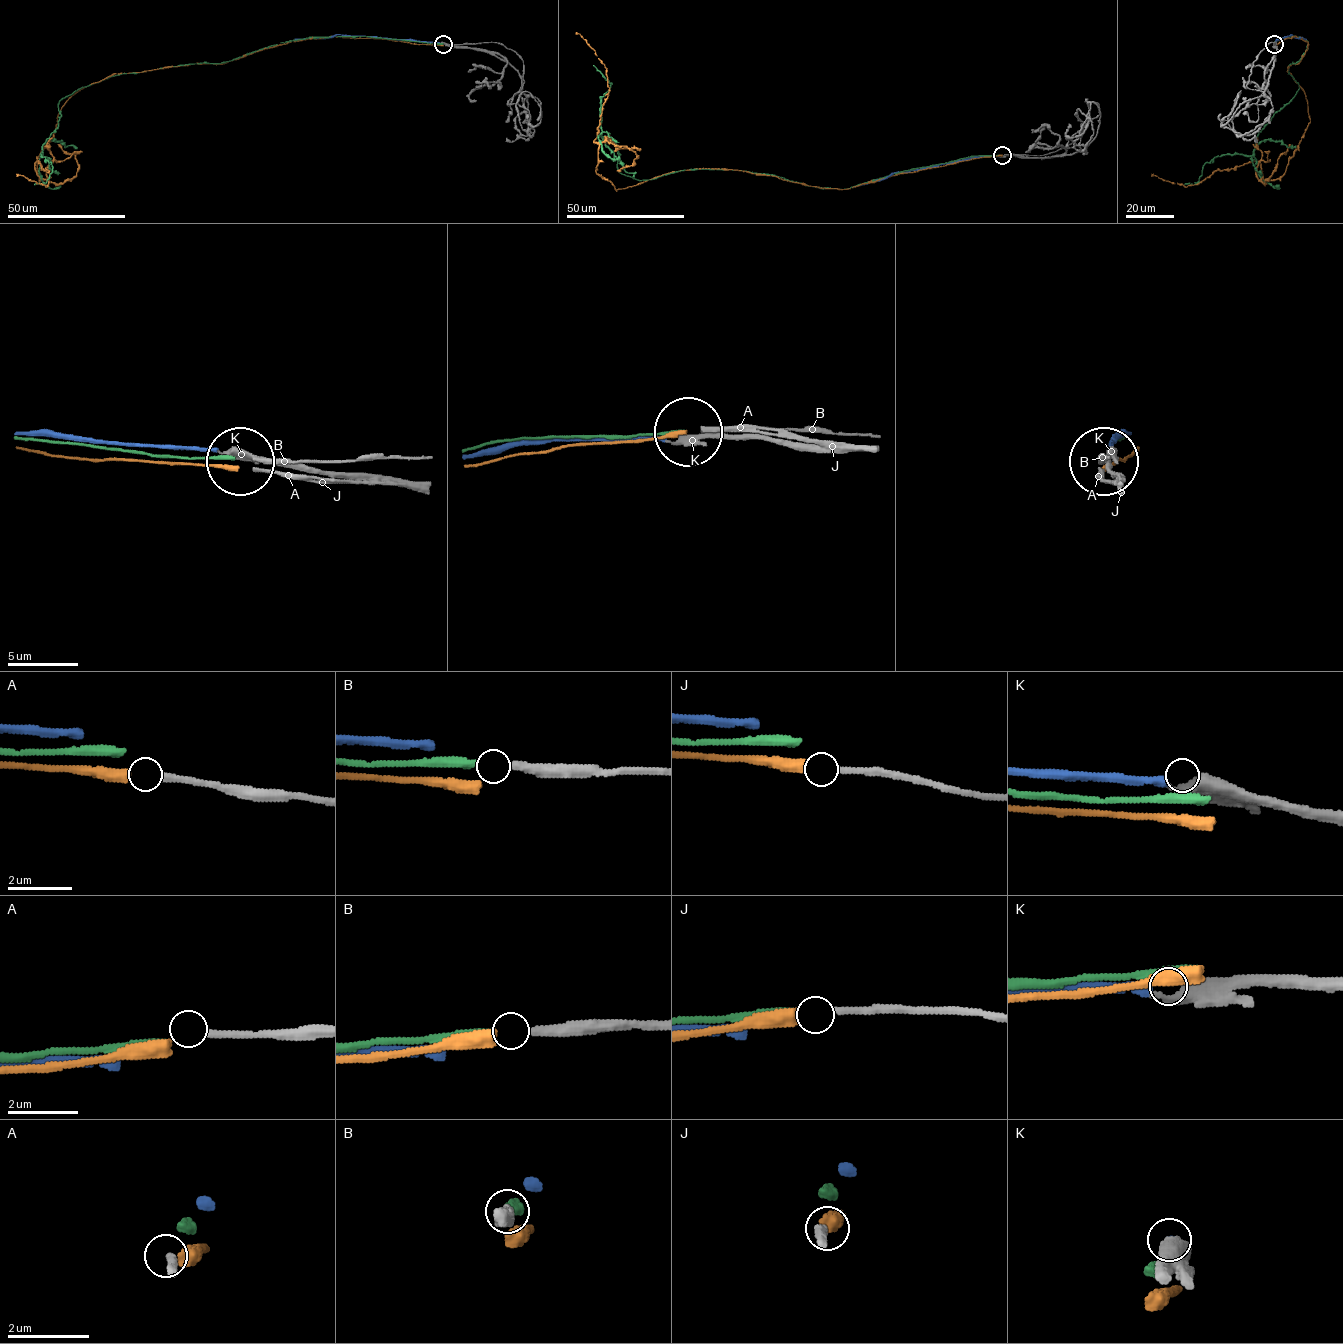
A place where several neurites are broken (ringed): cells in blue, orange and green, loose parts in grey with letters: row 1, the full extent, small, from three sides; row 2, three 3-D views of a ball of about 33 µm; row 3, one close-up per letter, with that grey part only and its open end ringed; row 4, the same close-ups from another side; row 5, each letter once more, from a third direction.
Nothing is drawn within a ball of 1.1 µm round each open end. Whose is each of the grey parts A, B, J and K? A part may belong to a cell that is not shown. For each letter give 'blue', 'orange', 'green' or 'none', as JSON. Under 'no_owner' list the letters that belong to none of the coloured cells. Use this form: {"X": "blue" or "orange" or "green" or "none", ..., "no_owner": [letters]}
{"A": "none", "B": "green", "J": "orange", "K": "blue", "no_owner": ["A"]}

